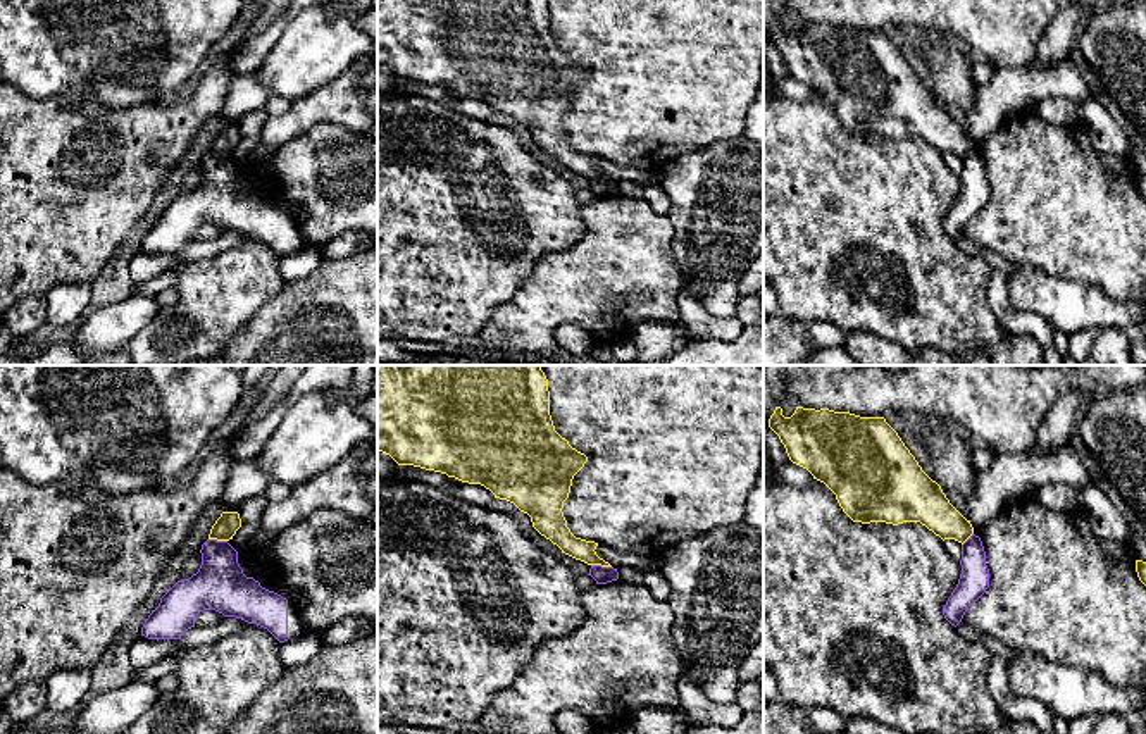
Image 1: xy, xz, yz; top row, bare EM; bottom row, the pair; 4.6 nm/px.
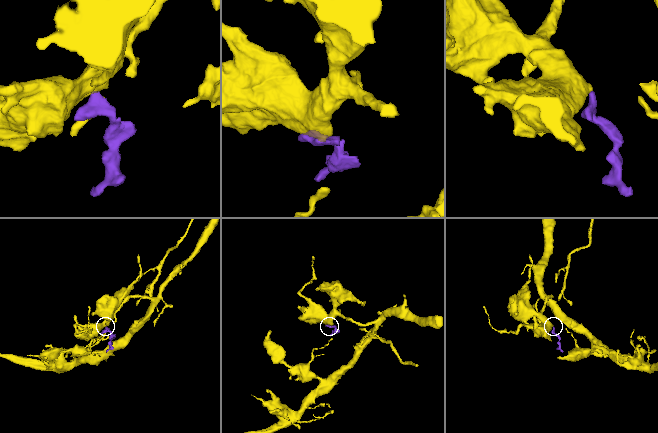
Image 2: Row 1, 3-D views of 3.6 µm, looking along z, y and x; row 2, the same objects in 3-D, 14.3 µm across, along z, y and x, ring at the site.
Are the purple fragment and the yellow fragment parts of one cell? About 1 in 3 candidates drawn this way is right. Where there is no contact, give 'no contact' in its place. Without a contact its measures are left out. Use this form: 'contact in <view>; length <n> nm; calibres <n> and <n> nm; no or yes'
contact in xz; length 100 nm; calibres 80 and 100 nm; no

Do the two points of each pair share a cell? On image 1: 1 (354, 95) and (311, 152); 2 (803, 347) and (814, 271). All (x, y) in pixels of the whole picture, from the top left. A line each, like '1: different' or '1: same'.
1: different
2: different

